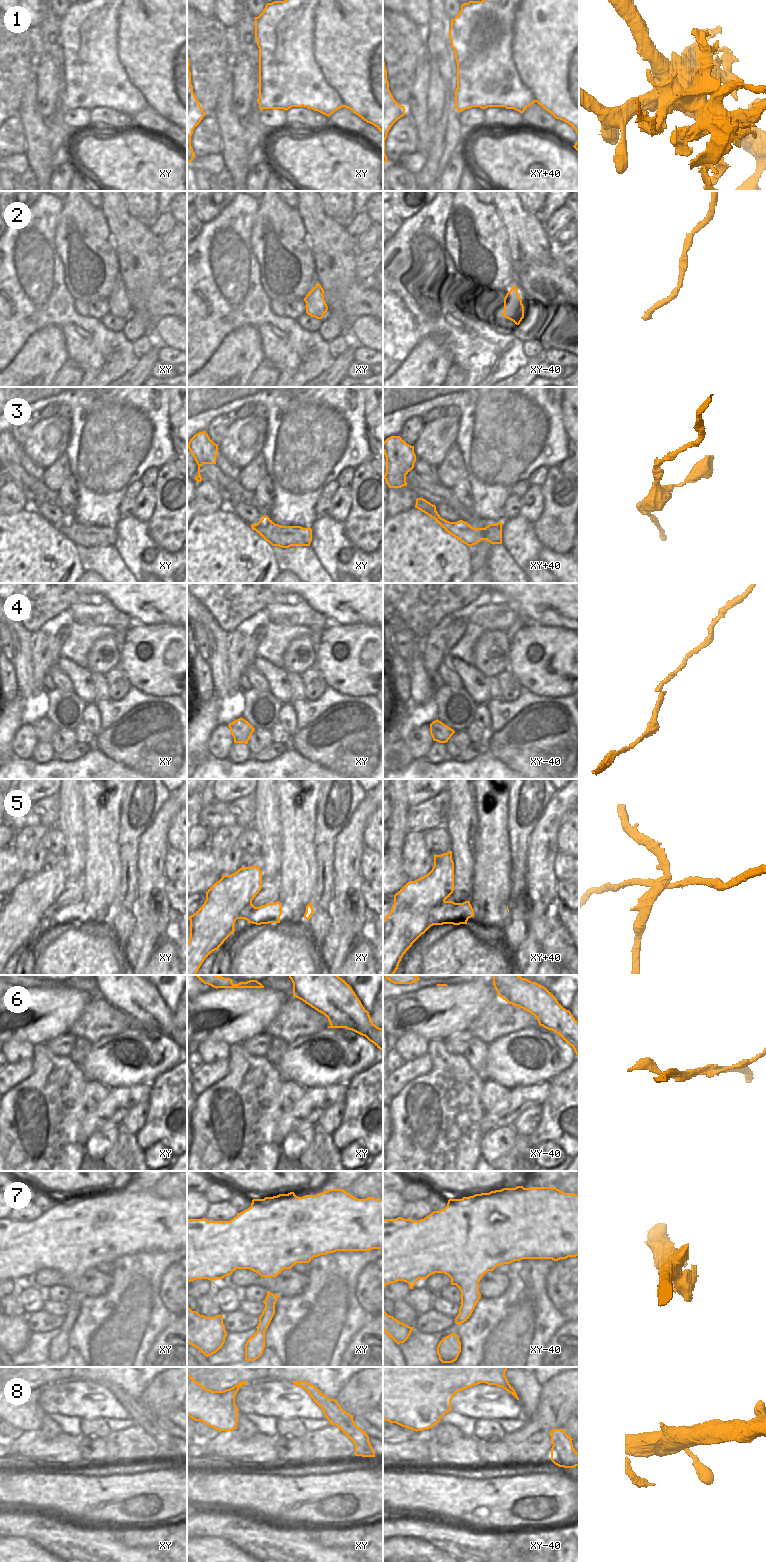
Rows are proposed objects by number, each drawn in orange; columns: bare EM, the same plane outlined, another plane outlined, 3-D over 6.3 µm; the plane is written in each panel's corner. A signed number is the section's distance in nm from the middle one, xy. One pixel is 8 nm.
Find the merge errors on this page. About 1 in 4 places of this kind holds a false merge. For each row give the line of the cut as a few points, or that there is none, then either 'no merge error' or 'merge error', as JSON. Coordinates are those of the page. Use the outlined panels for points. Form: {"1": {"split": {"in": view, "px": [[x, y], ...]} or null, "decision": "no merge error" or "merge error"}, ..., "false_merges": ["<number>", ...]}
{"1": {"split": {"in": "xy", "px": [[320, 0], [324, 79], [304, 82], [307, 107]]}, "decision": "merge error"}, "2": {"split": null, "decision": "no merge error"}, "3": {"split": null, "decision": "no merge error"}, "4": {"split": null, "decision": "no merge error"}, "5": {"split": {"in": "xy+40", "px": [[444, 899], [430, 912], [430, 922], [432, 925]]}, "decision": "merge error"}, "6": {"split": {"in": "xy", "px": [[328, 1013], [341, 1012], [351, 1024]]}, "decision": "merge error"}, "7": {"split": null, "decision": "no merge error"}, "8": {"split": null, "decision": "no merge error"}, "false_merges": ["1", "5", "6"]}

